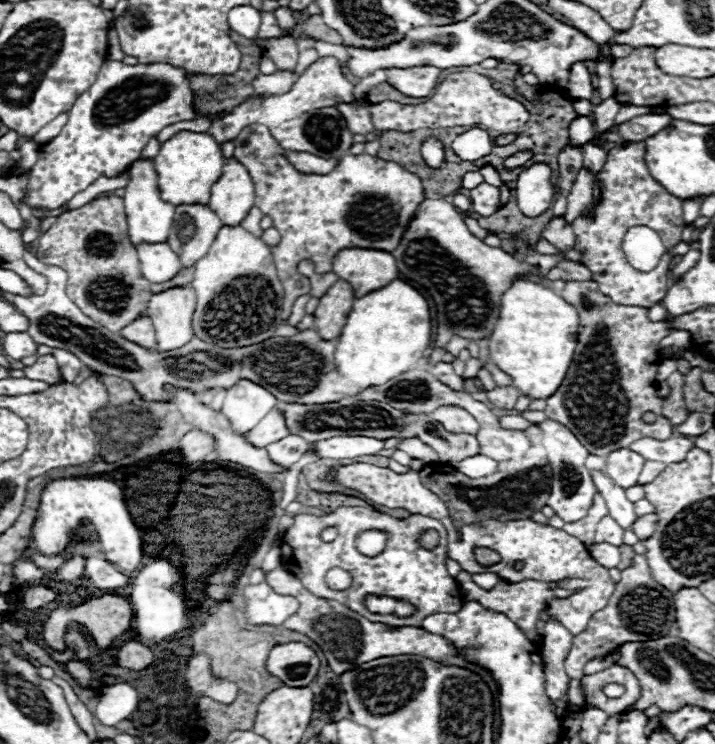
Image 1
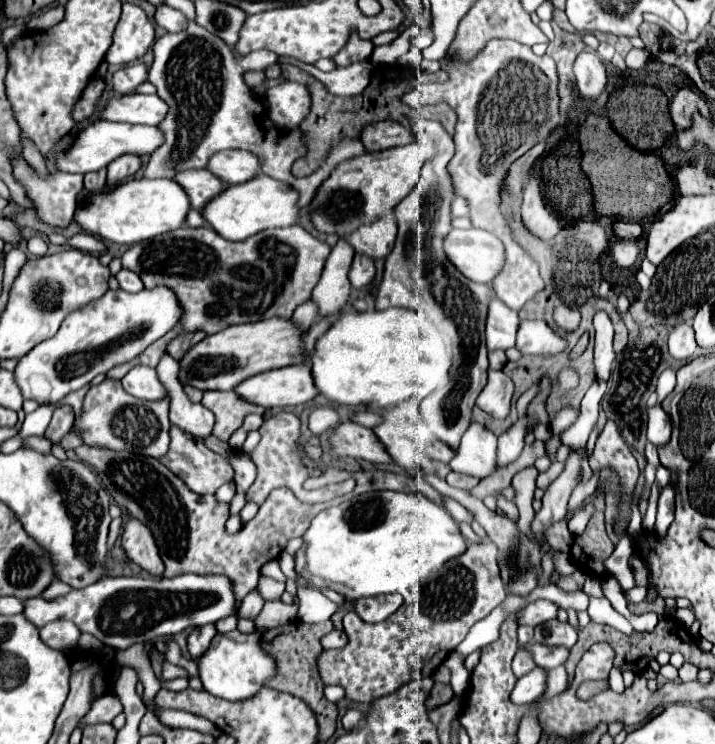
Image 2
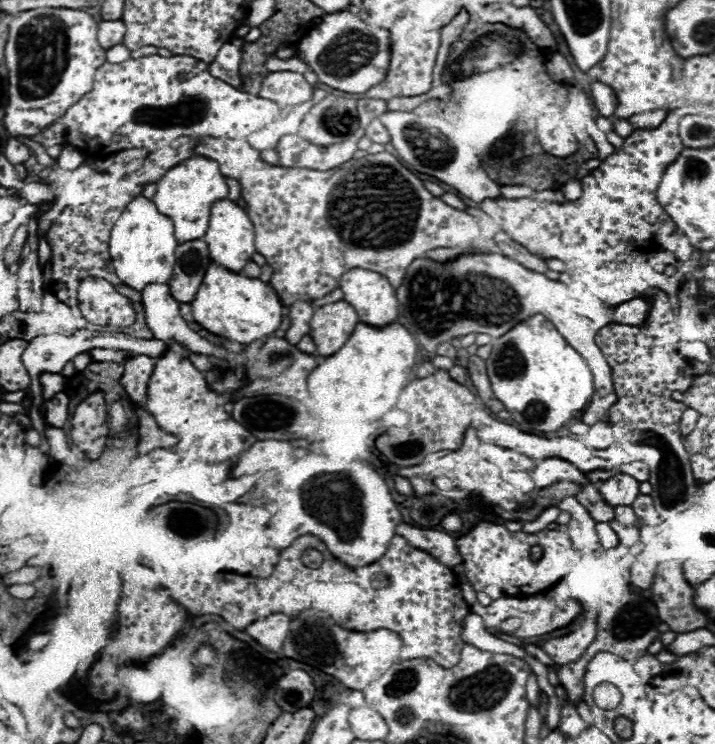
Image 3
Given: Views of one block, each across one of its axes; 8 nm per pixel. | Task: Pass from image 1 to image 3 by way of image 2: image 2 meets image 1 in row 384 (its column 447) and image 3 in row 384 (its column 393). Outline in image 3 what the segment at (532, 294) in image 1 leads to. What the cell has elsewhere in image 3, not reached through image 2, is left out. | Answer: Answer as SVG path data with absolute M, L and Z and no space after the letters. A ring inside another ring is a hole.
M538 314L536 318L518 324L516 328L512 328L512 332L506 332L498 340L492 340L492 346L494 350L486 360L492 392L506 406L514 422L524 432L556 432L568 422L582 418L582 412L588 408L590 398L594 394L592 372L586 360L574 348L570 348L570 344L560 336L560 332L556 332L552 322Z

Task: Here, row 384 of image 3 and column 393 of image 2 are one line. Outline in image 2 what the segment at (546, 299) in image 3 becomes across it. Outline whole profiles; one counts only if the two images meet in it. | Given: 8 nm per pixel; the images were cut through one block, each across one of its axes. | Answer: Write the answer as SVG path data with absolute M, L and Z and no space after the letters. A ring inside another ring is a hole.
M390 594L390 596L374 596L368 600L356 600L354 608L364 622L378 624L386 620L392 612L396 612L402 606L402 602L404 600L400 594Z

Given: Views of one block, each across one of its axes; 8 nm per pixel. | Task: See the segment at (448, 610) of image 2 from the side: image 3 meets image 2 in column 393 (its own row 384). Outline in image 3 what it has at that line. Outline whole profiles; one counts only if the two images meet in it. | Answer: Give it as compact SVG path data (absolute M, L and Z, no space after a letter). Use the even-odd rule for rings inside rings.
M658 294L646 326L632 328L610 324L596 334L596 344L612 366L612 382L618 396L618 402L608 410L608 416L614 422L614 438L628 454L654 452L652 456L656 456L656 462L652 464L666 460L666 456L678 460L688 454L678 428L686 404L676 402L672 392L686 392L694 382L694 370L676 348L676 326L666 294Z

